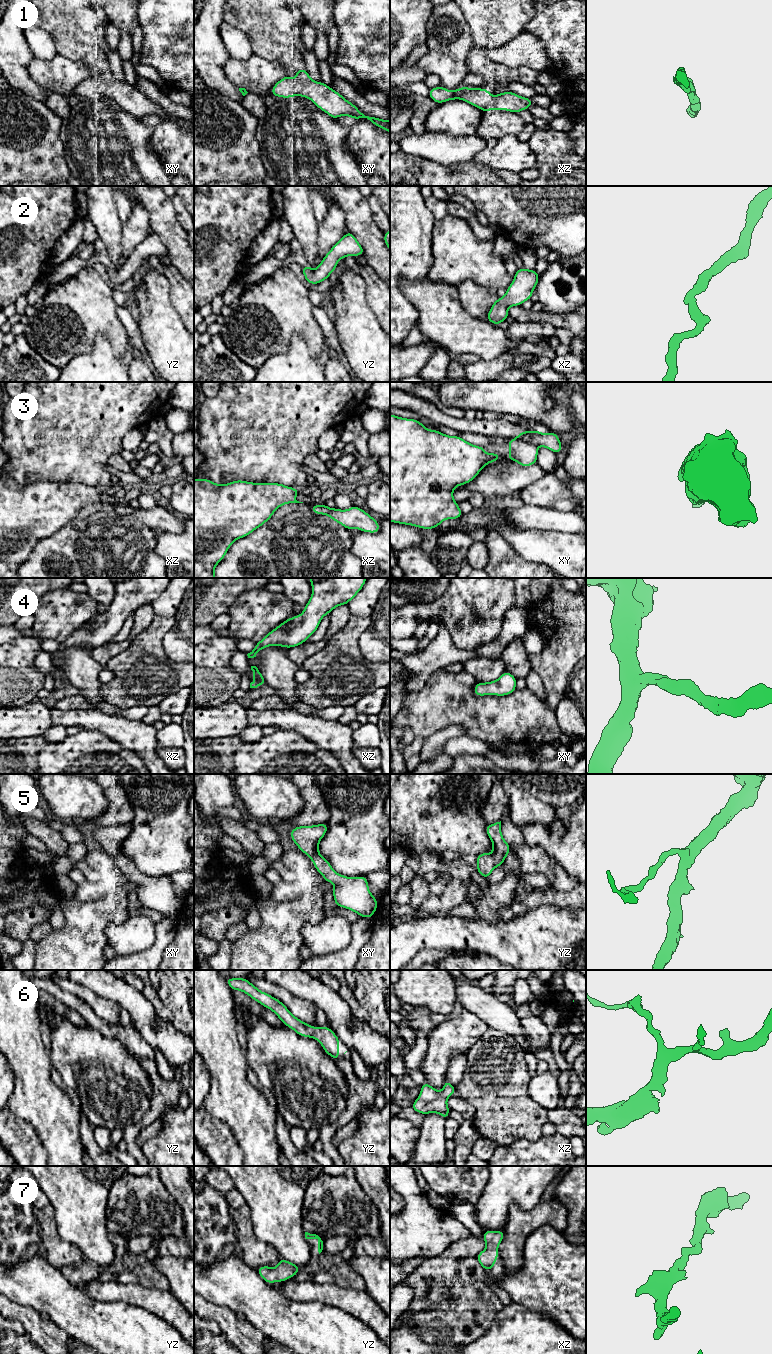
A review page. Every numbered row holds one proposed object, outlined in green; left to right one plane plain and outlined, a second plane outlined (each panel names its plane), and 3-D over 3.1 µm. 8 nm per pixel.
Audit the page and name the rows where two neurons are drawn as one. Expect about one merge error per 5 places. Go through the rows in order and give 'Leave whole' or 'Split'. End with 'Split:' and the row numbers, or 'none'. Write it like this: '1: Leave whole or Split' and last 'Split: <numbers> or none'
1: Leave whole
2: Leave whole
3: Split
4: Leave whole
5: Leave whole
6: Leave whole
7: Leave whole
Split: 3

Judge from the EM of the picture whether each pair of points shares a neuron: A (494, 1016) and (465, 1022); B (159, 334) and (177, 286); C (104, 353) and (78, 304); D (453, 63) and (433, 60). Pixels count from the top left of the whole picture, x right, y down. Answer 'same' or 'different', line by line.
A: different
B: different
C: different
D: same

